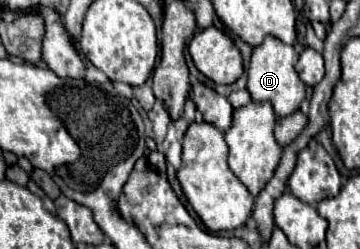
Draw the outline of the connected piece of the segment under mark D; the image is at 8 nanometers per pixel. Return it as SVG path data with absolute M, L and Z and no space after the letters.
M266 36L260 46L254 48L250 66L248 66L248 92L256 102L272 102L276 116L288 116L300 108L300 102L306 94L306 84L298 78L294 64L298 62L298 54L290 44L274 36Z

